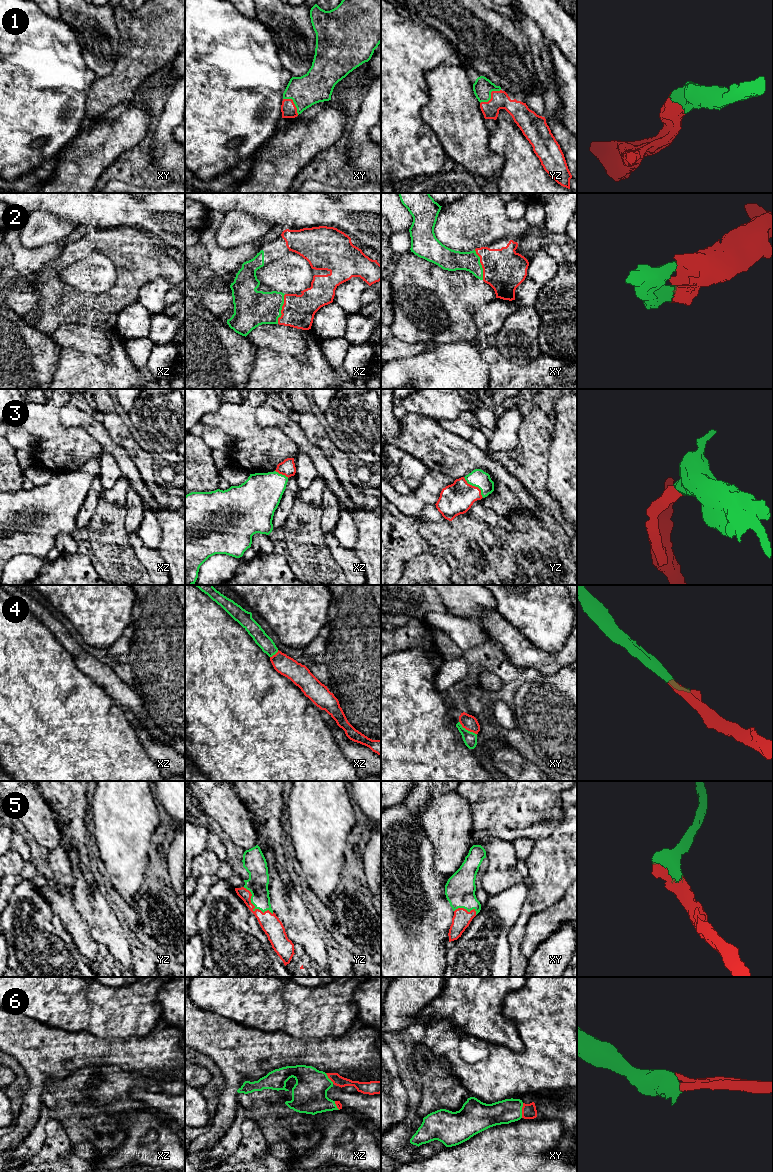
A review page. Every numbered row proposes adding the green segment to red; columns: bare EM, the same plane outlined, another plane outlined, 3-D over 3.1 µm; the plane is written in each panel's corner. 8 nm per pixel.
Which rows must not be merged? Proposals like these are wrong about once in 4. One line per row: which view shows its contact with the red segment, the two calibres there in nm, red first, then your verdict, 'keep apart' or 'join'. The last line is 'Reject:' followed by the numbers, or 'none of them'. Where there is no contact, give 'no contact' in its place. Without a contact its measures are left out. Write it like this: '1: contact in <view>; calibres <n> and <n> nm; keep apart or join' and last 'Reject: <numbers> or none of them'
1: contact in yz; calibres 150 and 150 nm; join
2: contact in xz; calibres 260 and 300 nm; join
3: contact in yz; calibres 260 and 140 nm; join
4: contact in xy; calibres 120 and 110 nm; join
5: contact in yz; calibres 160 and 170 nm; join
6: contact in xy; calibres 120 and 190 nm; join
Reject: none of them

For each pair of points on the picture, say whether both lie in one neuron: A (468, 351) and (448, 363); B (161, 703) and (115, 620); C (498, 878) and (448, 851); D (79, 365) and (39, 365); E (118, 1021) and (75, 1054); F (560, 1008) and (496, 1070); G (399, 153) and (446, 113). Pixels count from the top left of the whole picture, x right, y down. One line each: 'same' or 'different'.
A: same
B: different
C: different
D: different
E: different
F: same
G: different

